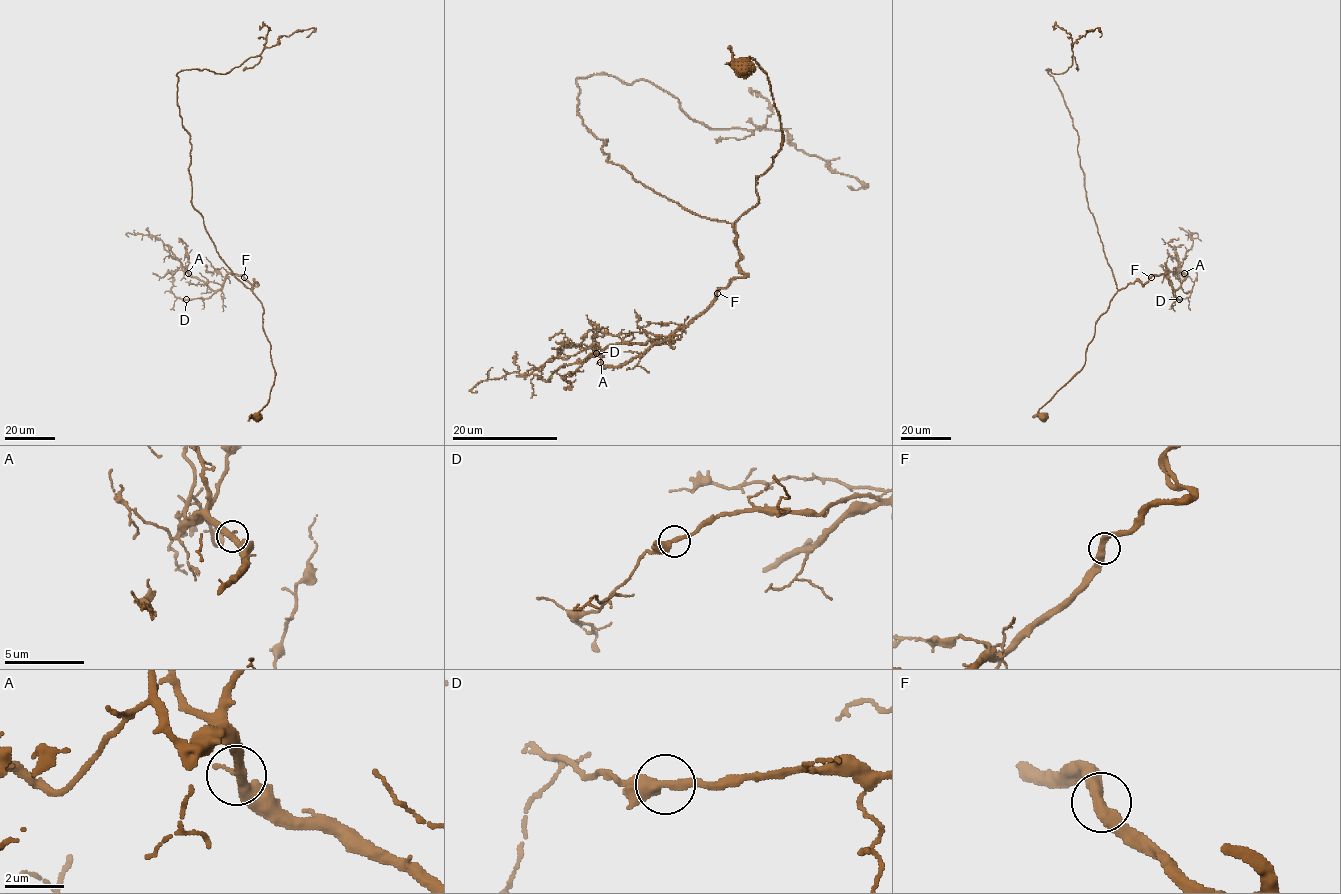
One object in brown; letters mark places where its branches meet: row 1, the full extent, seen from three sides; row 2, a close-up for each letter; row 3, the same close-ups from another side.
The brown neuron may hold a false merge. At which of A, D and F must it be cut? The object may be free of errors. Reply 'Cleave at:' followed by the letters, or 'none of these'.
Cleave at: none of these

